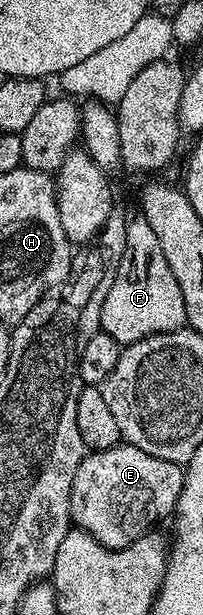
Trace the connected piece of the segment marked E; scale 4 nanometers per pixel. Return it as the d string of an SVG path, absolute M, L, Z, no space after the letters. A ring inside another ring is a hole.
M118 444L106 450L95 450L86 453L85 459L81 461L75 472L69 516L76 529L86 530L94 540L103 544L108 550L122 550L150 533L156 527L153 525L160 518L165 518L168 514L170 517L176 511L184 483L185 466L182 463L159 460L159 456L151 456L151 452L143 452L143 448Z

